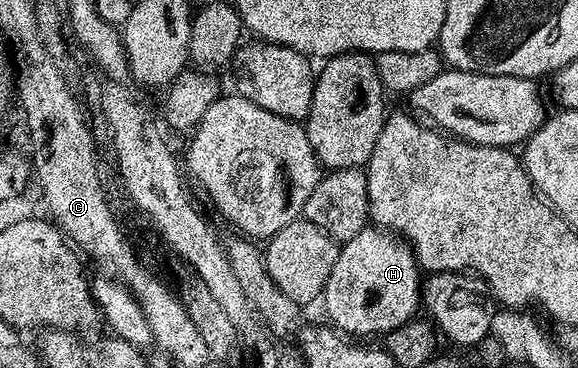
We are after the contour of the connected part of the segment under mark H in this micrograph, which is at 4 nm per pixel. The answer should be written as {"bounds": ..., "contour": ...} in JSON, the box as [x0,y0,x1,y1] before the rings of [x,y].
{"bounds":[323,224,421,336],"contour":[[[367,224],[340,245],[323,294],[327,298],[327,314],[336,331],[347,336],[385,336],[416,317],[415,309],[418,311],[421,306],[421,267],[414,250],[400,235]]]}

